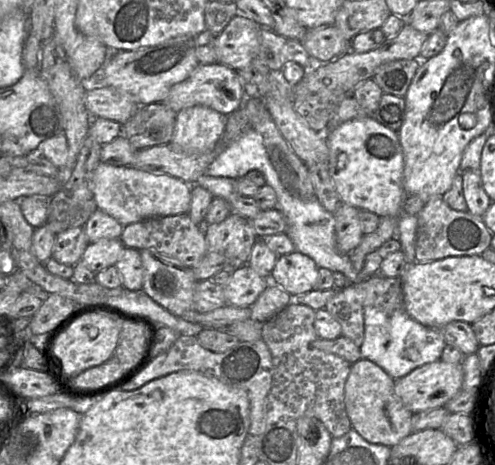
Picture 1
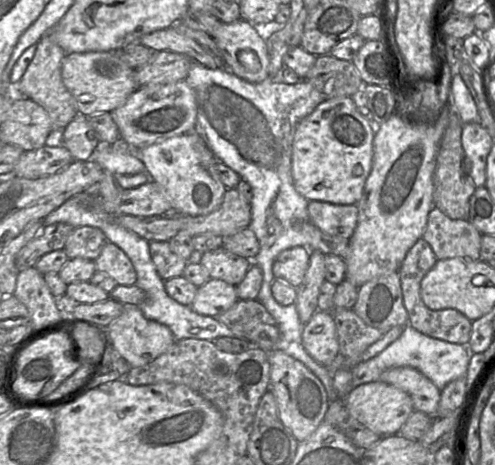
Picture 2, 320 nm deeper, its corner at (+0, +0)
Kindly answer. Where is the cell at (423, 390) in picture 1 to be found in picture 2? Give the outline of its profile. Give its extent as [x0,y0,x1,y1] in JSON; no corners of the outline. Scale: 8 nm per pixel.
[342,381,414,437]

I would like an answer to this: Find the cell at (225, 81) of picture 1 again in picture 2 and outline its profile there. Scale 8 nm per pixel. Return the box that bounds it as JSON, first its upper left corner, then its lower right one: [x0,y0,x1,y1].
[111,80,197,147]

